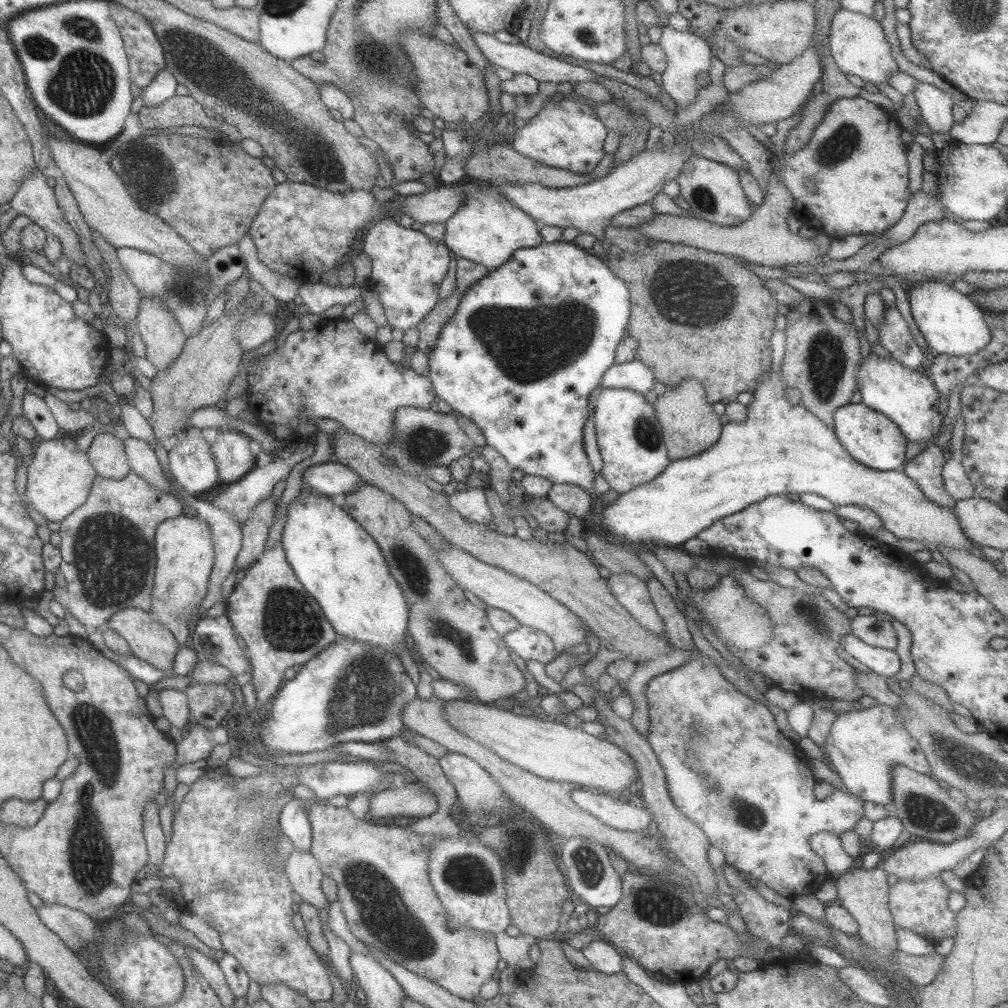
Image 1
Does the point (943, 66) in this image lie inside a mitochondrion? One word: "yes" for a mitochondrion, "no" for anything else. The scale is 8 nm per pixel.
no

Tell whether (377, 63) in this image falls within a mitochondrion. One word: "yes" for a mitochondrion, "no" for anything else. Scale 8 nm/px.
yes

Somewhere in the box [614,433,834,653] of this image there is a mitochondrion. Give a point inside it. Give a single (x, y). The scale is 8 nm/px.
(809, 612)

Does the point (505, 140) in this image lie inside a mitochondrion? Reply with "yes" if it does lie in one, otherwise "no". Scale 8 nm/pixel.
no

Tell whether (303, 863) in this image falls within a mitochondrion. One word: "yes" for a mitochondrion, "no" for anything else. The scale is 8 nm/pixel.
no

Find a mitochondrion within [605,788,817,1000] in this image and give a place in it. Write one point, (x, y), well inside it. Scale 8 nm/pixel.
(651, 906)

